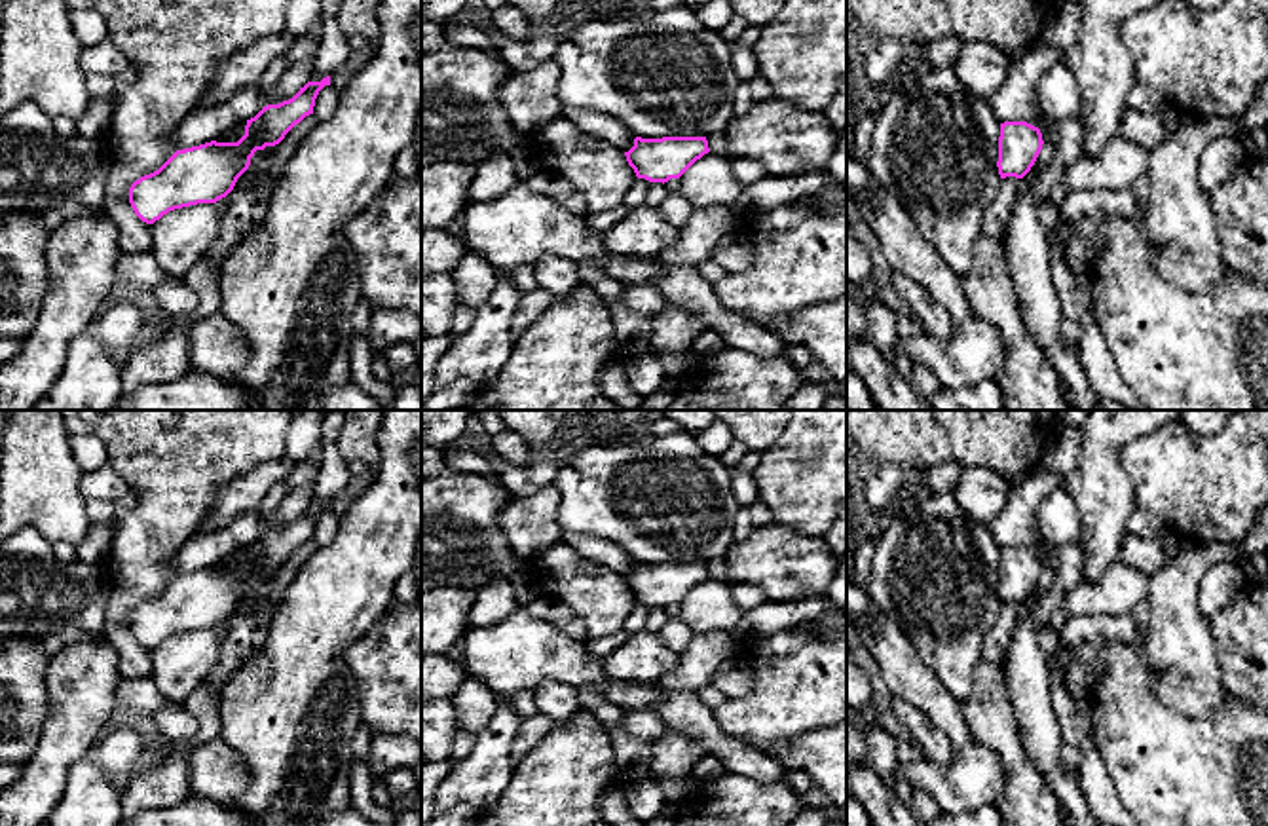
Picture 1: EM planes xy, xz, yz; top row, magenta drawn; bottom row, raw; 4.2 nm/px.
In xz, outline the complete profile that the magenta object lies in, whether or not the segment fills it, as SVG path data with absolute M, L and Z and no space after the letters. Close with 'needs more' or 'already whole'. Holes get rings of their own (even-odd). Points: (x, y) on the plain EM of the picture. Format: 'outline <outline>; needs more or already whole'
outline M636 562L634 572L625 581L638 604L664 610L670 604L680 604L708 577L706 562Z; already whole

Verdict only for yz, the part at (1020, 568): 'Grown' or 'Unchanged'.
Unchanged

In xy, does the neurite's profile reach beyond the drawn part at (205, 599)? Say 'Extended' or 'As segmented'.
As segmented

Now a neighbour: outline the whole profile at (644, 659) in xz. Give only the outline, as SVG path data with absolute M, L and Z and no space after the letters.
M642 630L602 659L606 676L621 682L657 684L680 663L680 653L666 648L659 632Z

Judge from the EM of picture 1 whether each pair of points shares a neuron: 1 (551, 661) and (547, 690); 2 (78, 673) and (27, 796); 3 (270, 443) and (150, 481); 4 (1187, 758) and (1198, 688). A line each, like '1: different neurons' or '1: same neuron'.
1: different neurons
2: same neuron
3: same neuron
4: different neurons

